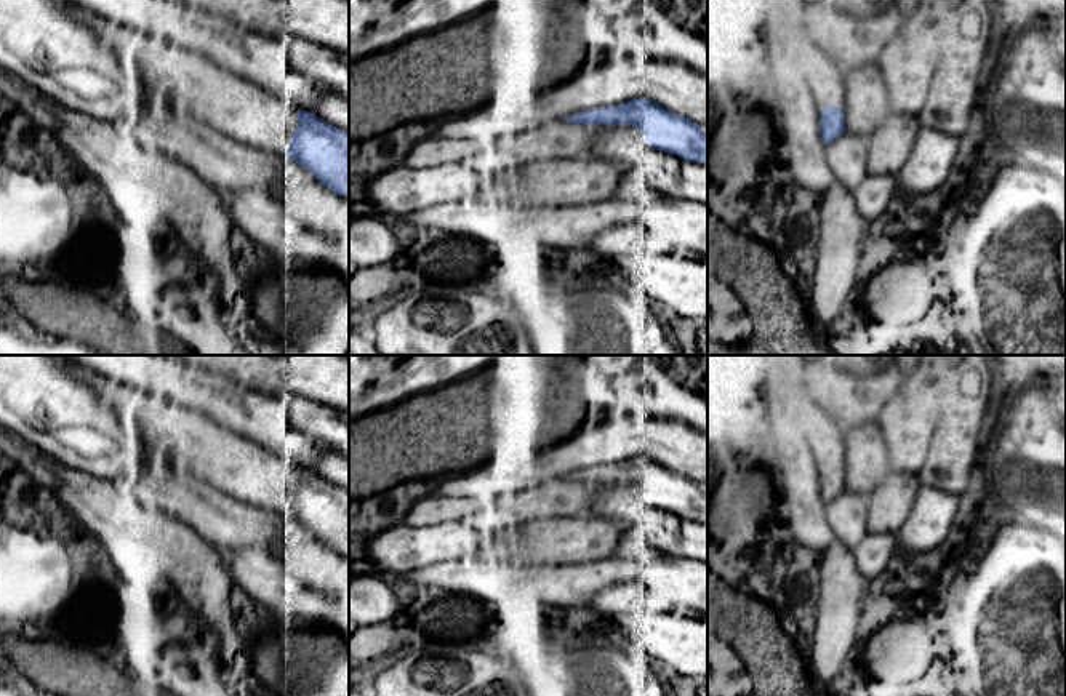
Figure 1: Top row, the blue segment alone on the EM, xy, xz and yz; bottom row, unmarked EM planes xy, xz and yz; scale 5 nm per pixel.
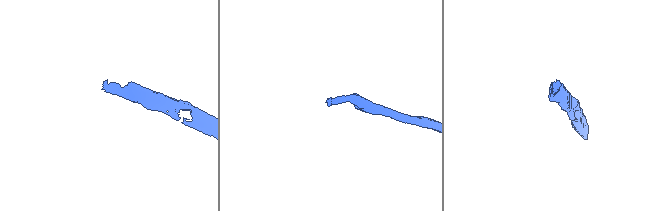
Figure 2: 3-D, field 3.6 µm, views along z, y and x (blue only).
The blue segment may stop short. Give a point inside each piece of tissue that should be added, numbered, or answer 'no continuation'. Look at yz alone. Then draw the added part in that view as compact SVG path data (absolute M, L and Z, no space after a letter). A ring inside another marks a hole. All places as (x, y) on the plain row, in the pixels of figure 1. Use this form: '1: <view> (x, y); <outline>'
1: yz (866, 460); M877 421L868 422L845 434L845 490L871 496L892 472L888 451Z

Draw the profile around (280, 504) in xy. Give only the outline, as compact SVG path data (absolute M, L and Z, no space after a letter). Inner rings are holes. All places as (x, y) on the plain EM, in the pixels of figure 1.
M288 466L290 474L288 474L288 482L285 483L285 490L277 498L275 504L271 507L271 509L280 512L285 517L285 523L293 520L285 510L288 507L291 491L296 486L296 482L298 482L298 469L299 467Z

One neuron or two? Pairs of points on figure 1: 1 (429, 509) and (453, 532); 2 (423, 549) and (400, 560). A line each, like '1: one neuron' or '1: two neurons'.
1: two neurons
2: one neuron

